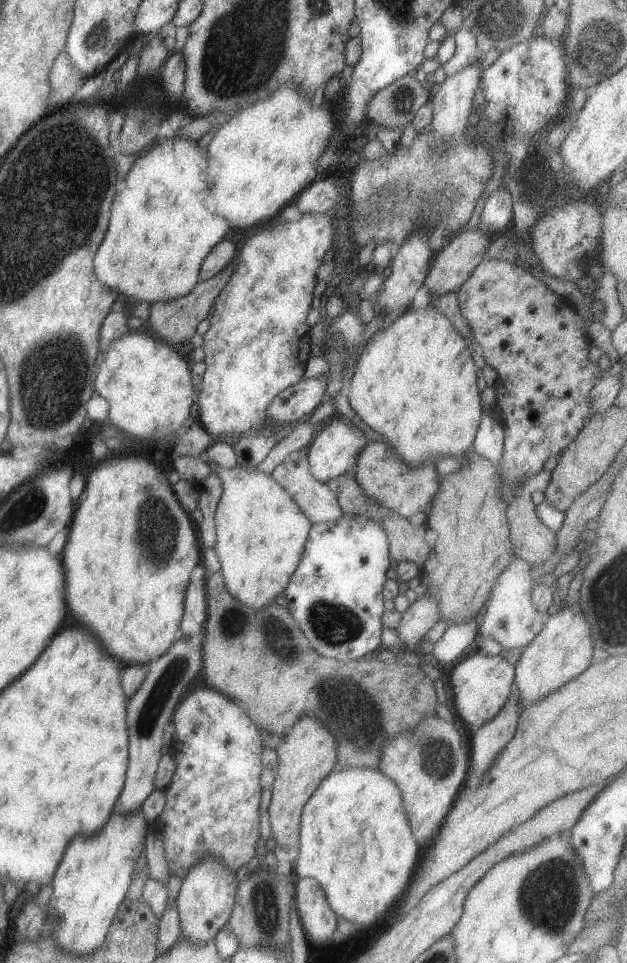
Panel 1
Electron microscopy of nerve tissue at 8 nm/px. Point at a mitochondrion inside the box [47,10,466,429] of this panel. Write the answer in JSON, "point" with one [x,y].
{"point":[96,40]}

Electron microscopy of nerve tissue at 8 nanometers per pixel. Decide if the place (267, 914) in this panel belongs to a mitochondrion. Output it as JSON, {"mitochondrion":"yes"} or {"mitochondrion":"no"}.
{"mitochondrion":"yes"}

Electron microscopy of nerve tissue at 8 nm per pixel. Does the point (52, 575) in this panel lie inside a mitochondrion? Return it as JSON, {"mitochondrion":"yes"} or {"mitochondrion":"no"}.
{"mitochondrion":"no"}

